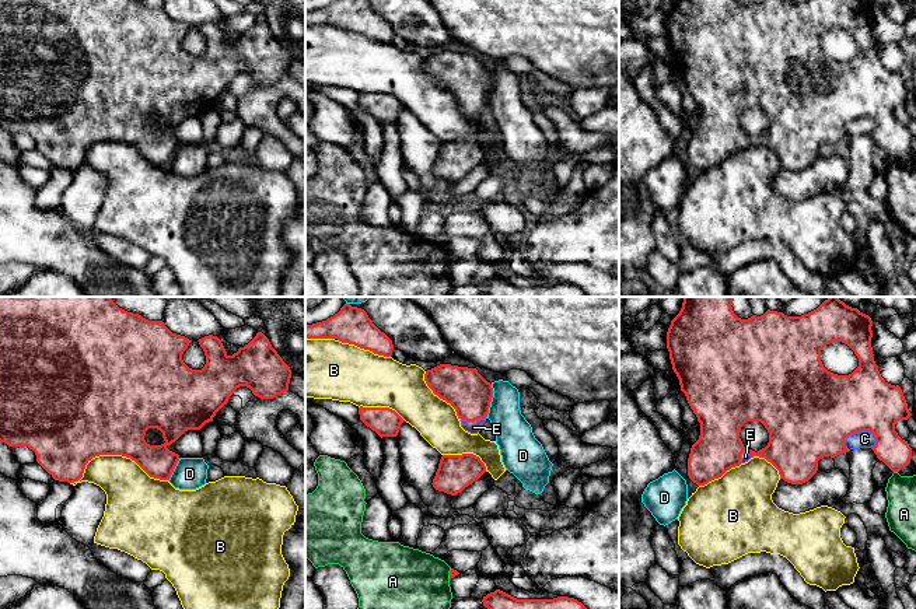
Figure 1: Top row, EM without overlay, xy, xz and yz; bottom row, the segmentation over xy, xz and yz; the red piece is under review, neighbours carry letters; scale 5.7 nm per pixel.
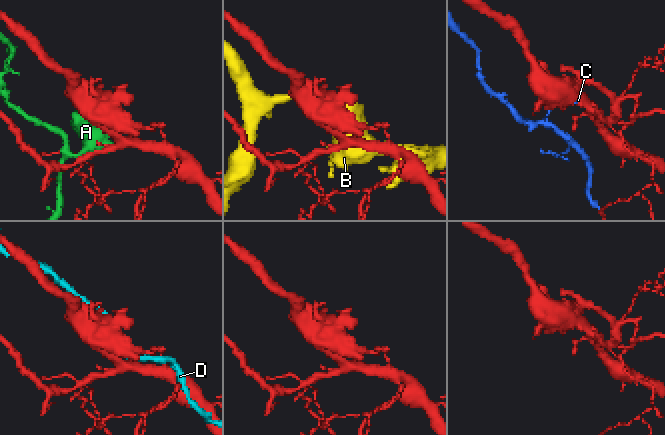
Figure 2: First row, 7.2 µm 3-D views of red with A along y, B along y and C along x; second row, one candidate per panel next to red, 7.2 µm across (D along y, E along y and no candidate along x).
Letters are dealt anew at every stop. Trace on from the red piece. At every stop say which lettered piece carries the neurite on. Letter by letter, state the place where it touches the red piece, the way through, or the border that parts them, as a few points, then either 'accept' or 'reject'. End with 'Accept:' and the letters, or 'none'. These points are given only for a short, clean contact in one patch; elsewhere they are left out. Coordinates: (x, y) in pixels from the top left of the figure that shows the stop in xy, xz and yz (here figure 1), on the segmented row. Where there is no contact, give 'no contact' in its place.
A: yz (895, 471) | reject
B: xy (115, 454) | reject
C: yz (855, 433) | reject
D: xz (490, 399) | reject
E: xz (474, 420) | across xz (465, 389), (471, 395), (474, 420), (474, 427) | accept
Accept: E

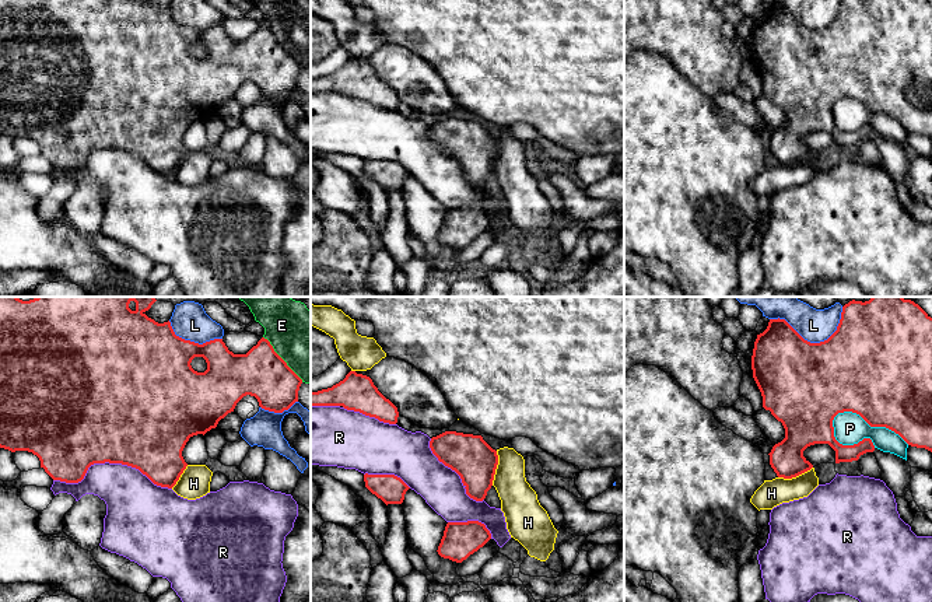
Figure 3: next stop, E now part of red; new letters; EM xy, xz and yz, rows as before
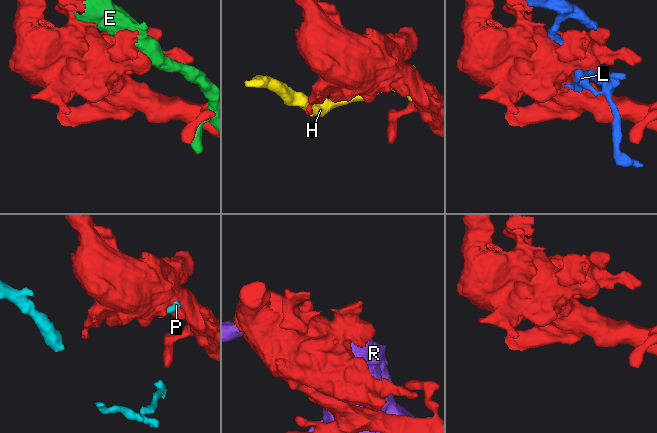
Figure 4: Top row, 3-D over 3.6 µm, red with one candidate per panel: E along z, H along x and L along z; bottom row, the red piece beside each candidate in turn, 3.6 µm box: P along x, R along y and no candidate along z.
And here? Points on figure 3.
E: xy (281, 359) | reject
H: xz (496, 468) | reject
L: yz (813, 343) | reject
P: yz (871, 426) | reject
R: xy (111, 462) | reject
Accept: none

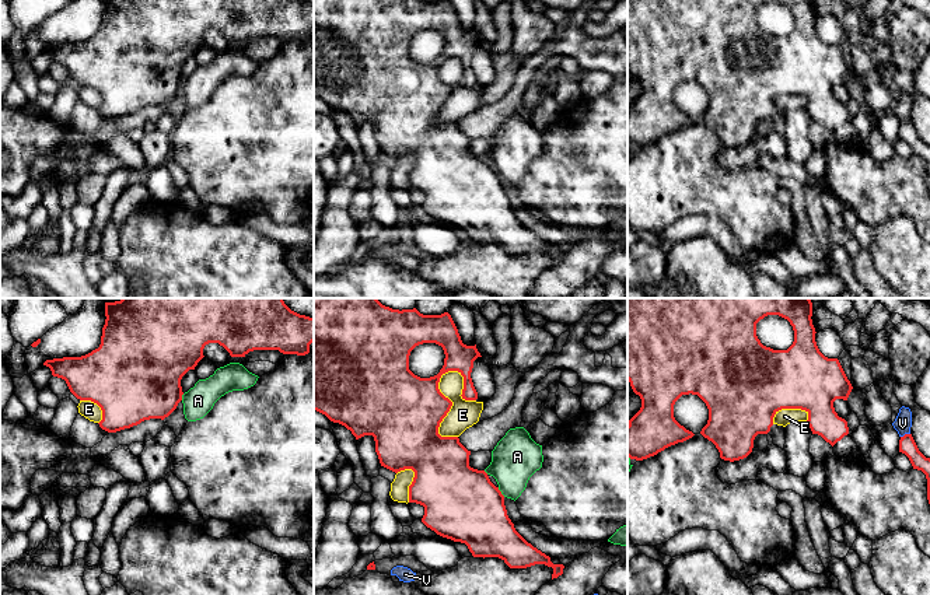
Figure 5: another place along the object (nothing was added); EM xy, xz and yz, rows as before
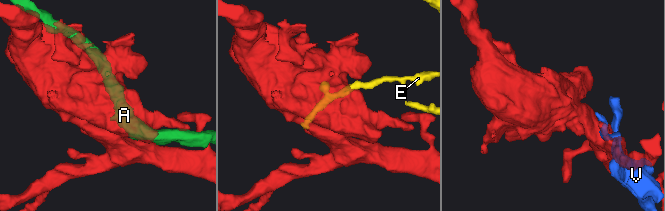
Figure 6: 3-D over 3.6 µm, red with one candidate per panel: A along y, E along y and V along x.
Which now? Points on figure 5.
A: xz (500, 492) | reject
E: xz (448, 399) | reject
V: yz (905, 434) | reject
Accept: none

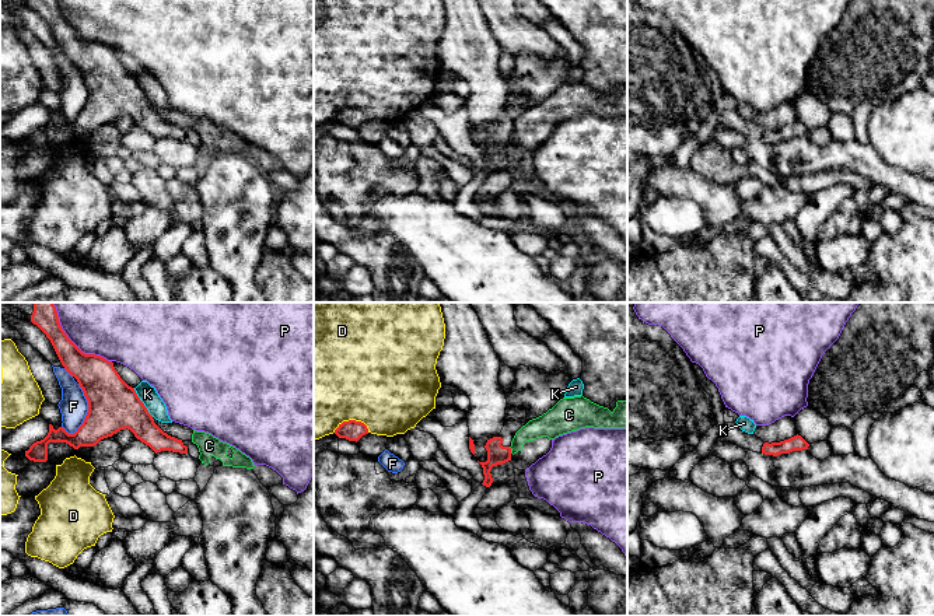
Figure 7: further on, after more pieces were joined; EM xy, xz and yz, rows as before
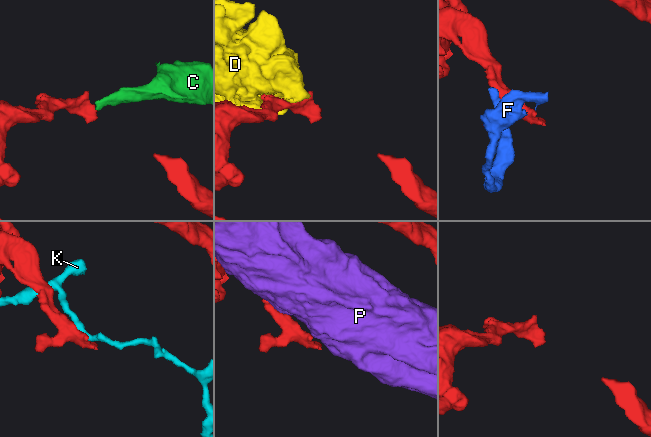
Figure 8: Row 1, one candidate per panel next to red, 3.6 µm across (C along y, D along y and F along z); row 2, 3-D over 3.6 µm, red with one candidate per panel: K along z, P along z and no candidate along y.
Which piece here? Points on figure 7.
C: xz (510, 450) | along xz (509, 447), (511, 452) | reject
D: xz (350, 420) | reject
F: xy (88, 410) | reject
K: xy (142, 402) | along xy (133, 388), (153, 416) | reject
P: xy (72, 342) | reject
Accept: none

